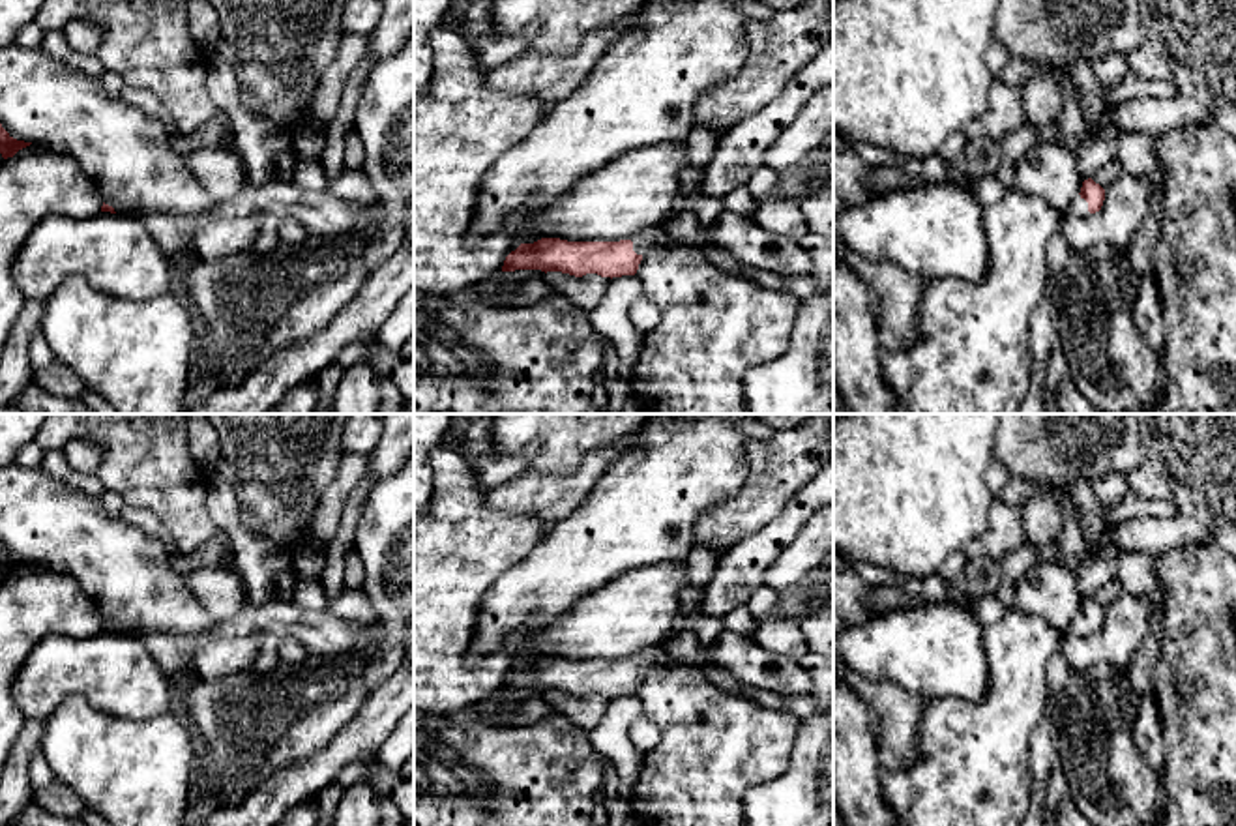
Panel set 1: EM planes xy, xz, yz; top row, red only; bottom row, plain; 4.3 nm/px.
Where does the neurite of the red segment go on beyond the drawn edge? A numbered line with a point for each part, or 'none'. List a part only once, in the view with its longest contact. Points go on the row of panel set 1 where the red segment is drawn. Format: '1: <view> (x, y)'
1: yz (1079, 206)

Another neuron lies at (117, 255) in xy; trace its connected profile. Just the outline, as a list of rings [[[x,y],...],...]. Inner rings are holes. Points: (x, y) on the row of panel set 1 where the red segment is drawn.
[[[110,212],[90,219],[45,217],[17,251],[13,275],[24,300],[47,300],[73,275],[125,300],[169,294],[178,281],[146,227]]]

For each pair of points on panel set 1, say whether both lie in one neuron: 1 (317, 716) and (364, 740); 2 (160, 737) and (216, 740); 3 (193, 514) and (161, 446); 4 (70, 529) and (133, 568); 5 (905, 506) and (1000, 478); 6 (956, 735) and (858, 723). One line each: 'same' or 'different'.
1: different
2: different
3: same
4: same
5: different
6: different

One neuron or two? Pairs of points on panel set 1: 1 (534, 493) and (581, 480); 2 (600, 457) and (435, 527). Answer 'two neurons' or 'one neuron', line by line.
1: one neuron
2: two neurons

